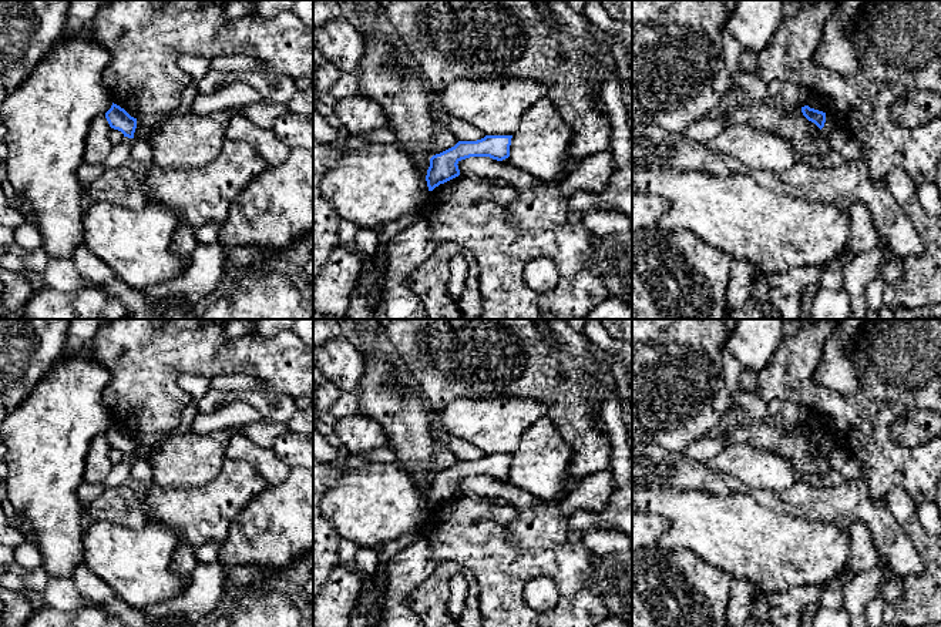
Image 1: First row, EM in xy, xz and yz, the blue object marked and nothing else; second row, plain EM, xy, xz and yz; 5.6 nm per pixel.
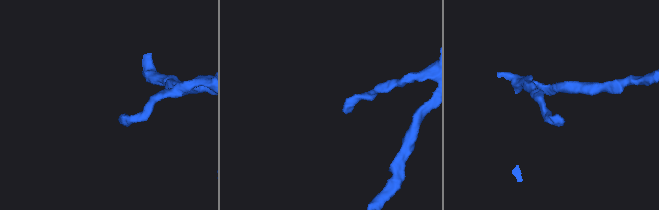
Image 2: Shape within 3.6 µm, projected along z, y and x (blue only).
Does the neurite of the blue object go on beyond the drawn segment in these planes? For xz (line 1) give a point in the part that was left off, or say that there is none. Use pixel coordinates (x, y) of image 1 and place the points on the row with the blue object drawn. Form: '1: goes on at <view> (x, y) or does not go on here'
1: does not go on here

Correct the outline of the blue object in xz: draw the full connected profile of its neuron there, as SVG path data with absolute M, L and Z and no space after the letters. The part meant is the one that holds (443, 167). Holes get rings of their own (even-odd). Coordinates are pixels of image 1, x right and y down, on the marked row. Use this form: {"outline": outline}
{"outline": "M485 135L477 141L458 141L454 147L430 158L426 181L429 191L460 175L458 162L470 157L503 161L510 157L512 135Z"}

